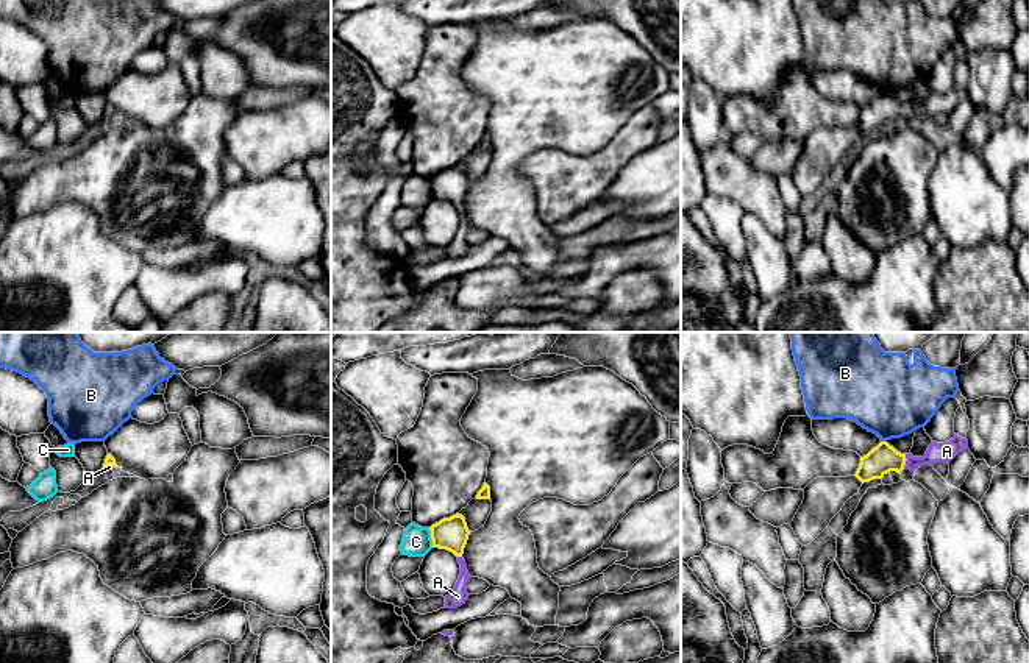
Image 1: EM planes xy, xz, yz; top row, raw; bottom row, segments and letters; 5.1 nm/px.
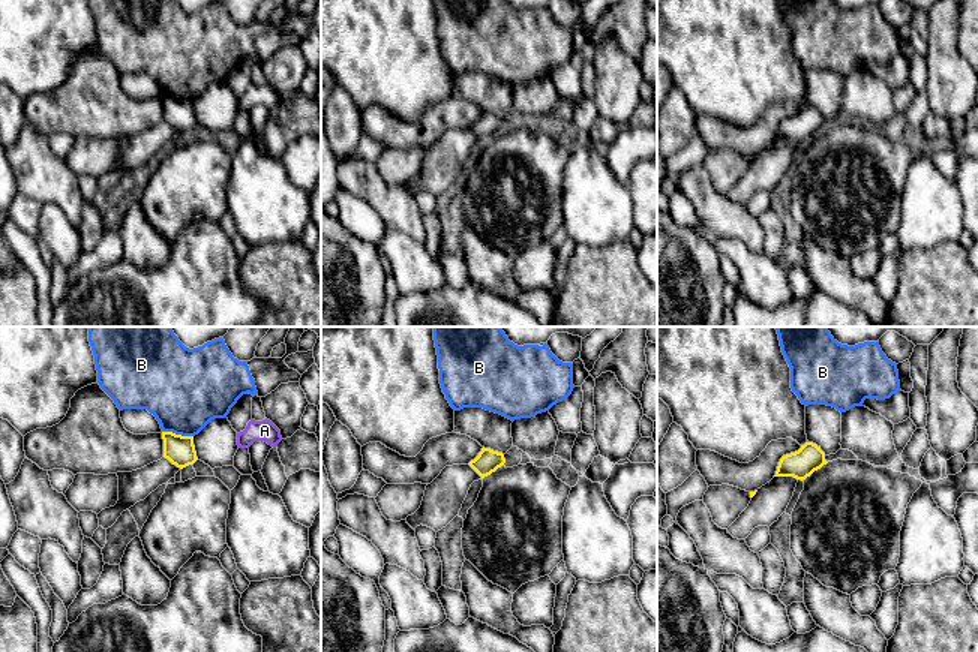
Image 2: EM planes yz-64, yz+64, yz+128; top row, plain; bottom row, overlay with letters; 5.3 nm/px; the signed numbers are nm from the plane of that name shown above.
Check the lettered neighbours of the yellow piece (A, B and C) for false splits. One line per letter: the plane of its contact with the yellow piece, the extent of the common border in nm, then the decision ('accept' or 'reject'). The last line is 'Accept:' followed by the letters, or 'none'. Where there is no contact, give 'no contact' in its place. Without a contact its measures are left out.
A: meets yellow in yz; contact 80 nm long; accept
B: meets yellow in yz; contact 30 nm long; reject
C: meets yellow in xz; contact 110 nm long; reject
Accept: A

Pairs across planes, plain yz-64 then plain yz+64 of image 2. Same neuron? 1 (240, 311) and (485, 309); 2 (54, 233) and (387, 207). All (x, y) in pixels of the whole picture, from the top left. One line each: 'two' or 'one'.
1: one
2: two

